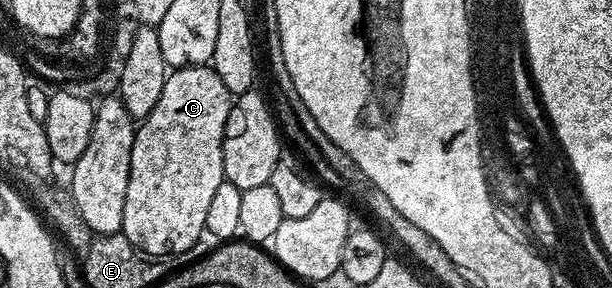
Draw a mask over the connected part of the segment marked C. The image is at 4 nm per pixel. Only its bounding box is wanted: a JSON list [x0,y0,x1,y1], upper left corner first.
[122,65,233,257]

